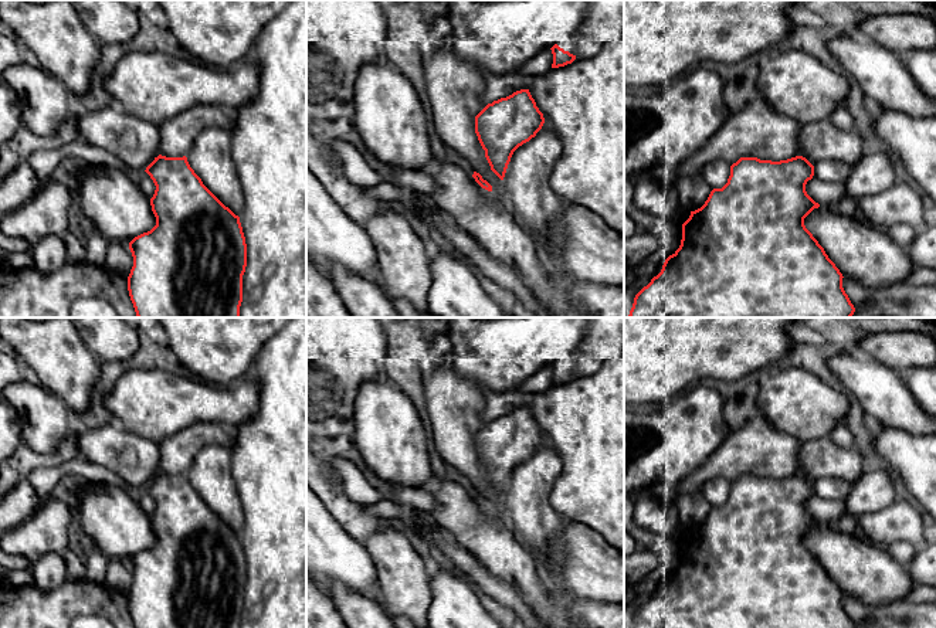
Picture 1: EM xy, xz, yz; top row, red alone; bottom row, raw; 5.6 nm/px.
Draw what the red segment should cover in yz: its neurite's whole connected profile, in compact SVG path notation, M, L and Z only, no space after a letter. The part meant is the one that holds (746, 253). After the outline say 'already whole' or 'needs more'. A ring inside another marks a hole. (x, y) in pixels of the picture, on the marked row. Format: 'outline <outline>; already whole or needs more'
outline M803 156L780 162L740 157L730 166L728 183L722 189L713 189L705 204L691 211L682 224L679 248L665 259L661 272L635 295L628 318L851 318L855 308L842 288L842 274L804 225L804 218L820 207L806 191L813 176L814 166Z; already whole

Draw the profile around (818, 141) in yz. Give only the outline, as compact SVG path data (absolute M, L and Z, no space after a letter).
M831 119L801 125L798 133L800 156L811 164L820 160L835 160L857 164L862 156L862 139L854 130L841 130Z

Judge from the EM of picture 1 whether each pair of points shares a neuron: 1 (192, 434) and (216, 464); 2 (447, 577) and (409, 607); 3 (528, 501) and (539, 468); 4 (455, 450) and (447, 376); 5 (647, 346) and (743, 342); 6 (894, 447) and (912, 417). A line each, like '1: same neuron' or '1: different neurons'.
1: different neurons
2: different neurons
3: same neuron
4: same neuron
5: same neuron
6: different neurons

